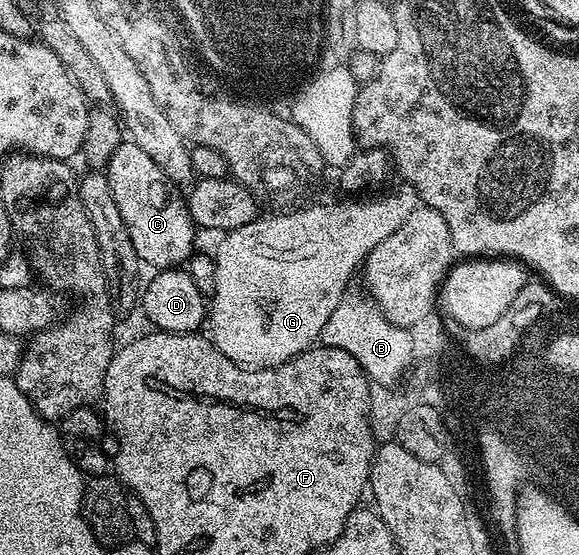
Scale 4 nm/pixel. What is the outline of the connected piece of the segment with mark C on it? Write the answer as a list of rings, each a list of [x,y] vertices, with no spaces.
[[[124,141],[112,153],[108,164],[108,178],[112,197],[116,197],[116,206],[120,209],[120,217],[124,217],[124,225],[128,225],[128,237],[132,237],[132,245],[136,249],[139,260],[153,269],[174,269],[182,263],[190,254],[196,251],[196,228],[190,220],[190,209],[187,200],[179,188],[171,181],[164,169],[152,161],[147,153],[140,149],[132,141]]]

